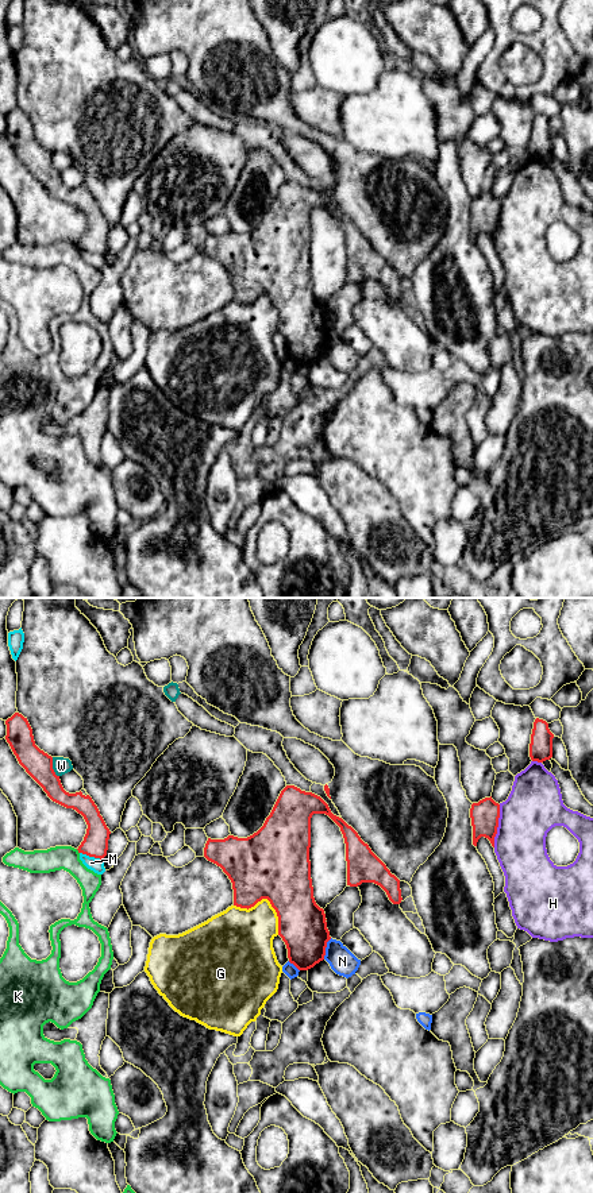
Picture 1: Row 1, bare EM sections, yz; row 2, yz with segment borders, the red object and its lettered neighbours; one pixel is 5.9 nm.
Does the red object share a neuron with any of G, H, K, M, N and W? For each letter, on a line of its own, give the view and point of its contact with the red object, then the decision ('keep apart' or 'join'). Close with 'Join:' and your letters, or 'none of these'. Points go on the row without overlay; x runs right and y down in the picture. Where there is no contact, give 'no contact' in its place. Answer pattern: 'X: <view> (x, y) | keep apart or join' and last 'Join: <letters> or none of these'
G: yz (268, 294) | keep apart
H: yz (497, 222) | keep apart
K: yz (79, 247) | keep apart
M: yz (91, 251) | keep apart
N: yz (324, 344) | join
W: yz (52, 162) | keep apart
Join: N

